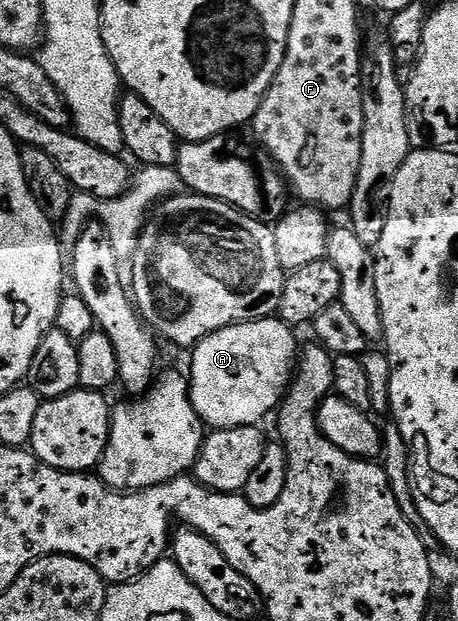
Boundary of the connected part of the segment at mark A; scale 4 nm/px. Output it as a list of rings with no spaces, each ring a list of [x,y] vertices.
[[[281,318],[253,320],[216,330],[195,344],[190,356],[190,401],[203,425],[211,429],[253,428],[281,405],[294,375],[300,344],[294,341],[295,329]]]

